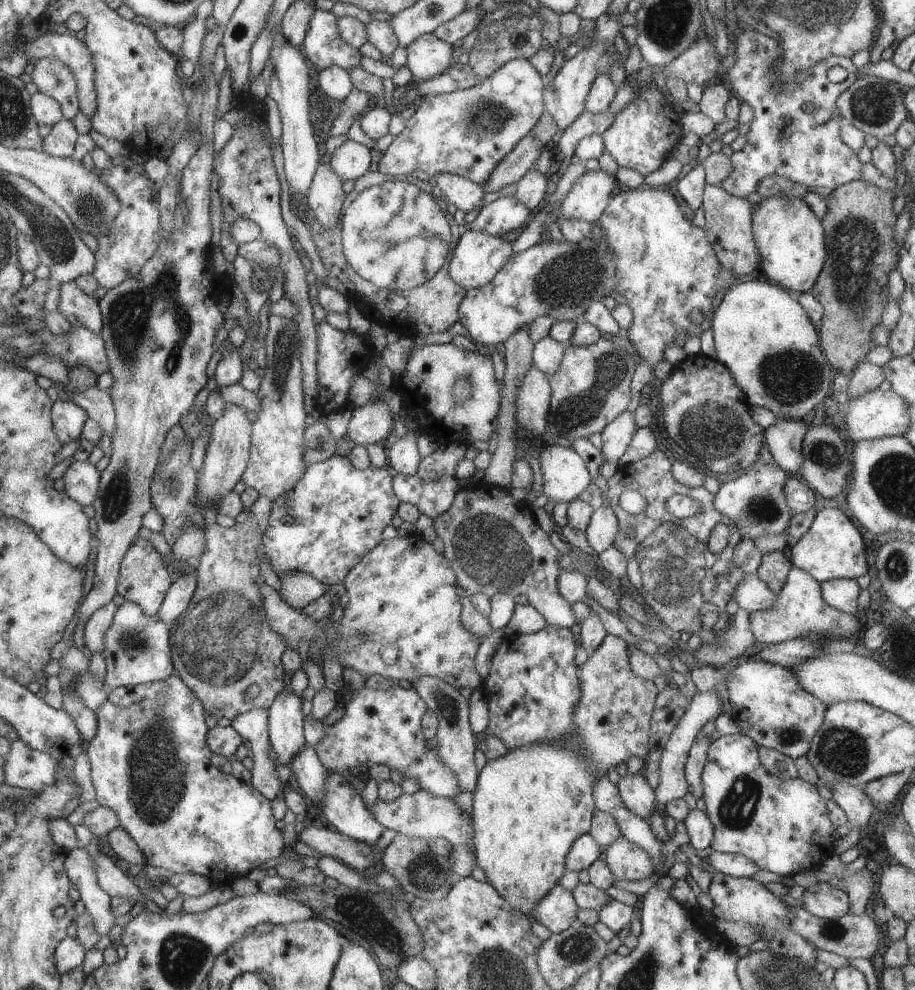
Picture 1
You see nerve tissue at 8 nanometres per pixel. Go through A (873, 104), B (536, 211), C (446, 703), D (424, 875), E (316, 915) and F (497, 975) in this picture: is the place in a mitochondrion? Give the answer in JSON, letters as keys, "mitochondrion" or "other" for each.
{"A":"mitochondrion","B":"other","C":"mitochondrion","D":"mitochondrion","E":"other","F":"mitochondrion"}

